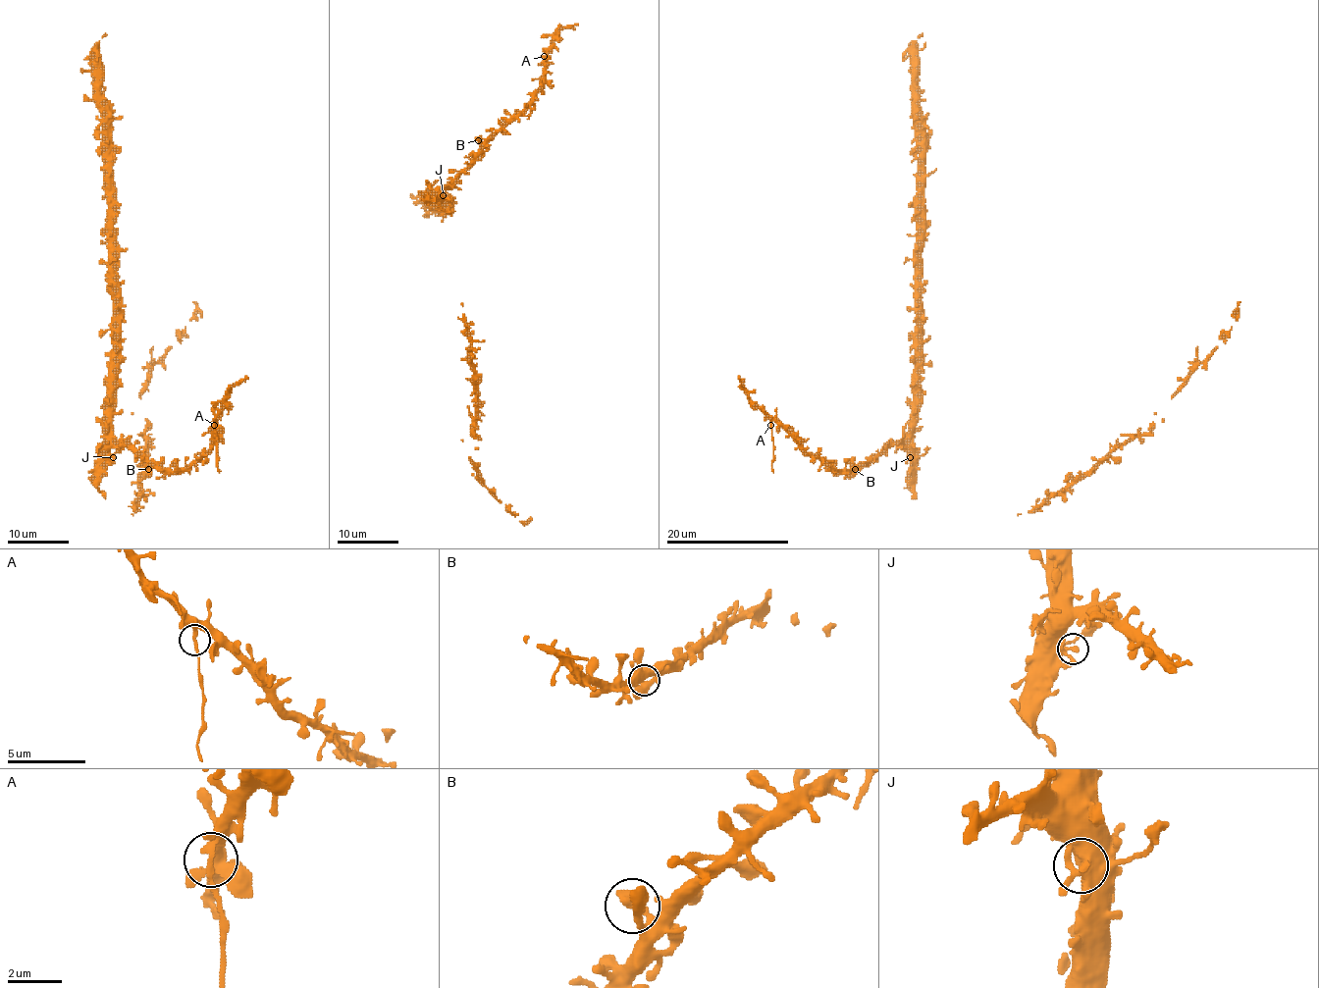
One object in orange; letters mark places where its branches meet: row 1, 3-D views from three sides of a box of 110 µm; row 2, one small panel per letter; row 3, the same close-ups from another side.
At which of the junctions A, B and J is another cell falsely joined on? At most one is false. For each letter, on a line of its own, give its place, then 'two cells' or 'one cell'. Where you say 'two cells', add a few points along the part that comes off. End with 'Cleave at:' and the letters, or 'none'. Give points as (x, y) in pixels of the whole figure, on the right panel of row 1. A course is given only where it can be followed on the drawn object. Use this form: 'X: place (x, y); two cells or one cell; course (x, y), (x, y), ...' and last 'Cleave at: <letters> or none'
A: place (770, 425); two cells; course (770, 425), (773, 472)
B: place (855, 469); one cell
J: place (910, 457); one cell
Cleave at: A

